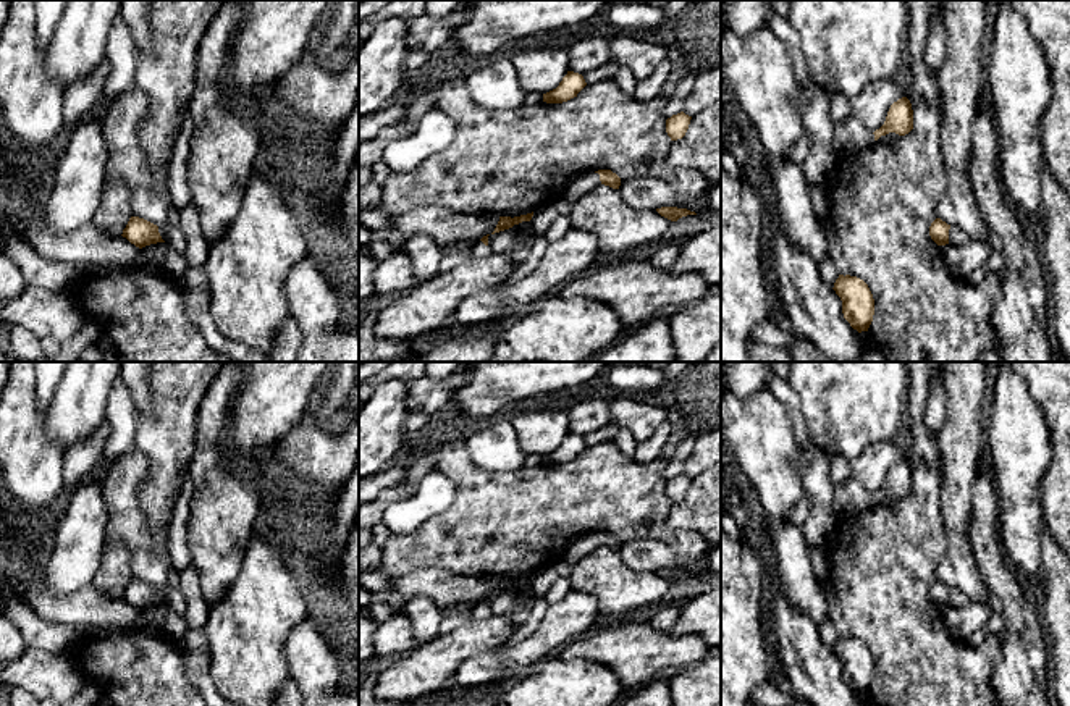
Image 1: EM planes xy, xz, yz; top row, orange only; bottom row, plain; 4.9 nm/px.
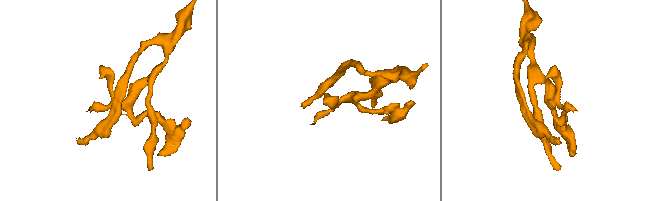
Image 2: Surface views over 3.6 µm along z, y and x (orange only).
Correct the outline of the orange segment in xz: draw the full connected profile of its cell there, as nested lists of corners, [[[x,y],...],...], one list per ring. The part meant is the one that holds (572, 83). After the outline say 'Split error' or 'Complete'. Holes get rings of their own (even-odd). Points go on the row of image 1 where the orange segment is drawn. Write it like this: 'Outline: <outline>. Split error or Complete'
Outline: [[[567,71],[567,74],[562,78],[559,86],[546,94],[543,94],[543,102],[546,103],[562,103],[567,102],[587,86],[582,74]]]. Complete

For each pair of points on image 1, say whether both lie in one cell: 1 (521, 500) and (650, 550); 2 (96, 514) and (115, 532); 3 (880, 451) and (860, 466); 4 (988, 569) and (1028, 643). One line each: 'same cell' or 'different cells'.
1: different cells
2: different cells
3: same cell
4: same cell

